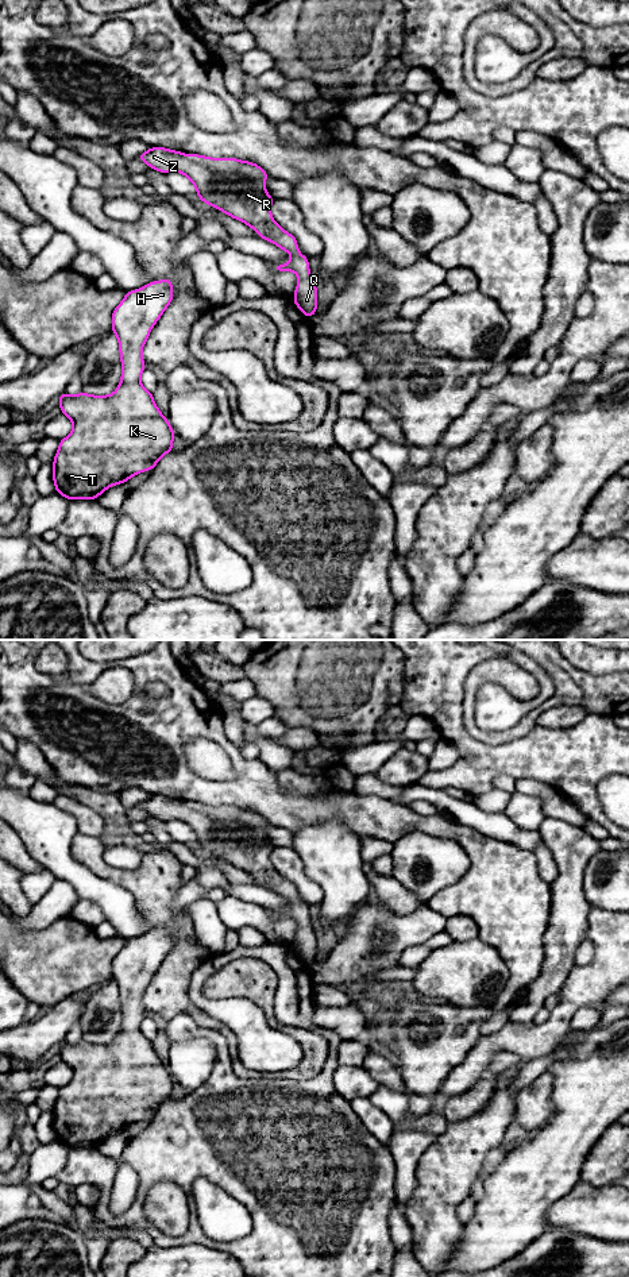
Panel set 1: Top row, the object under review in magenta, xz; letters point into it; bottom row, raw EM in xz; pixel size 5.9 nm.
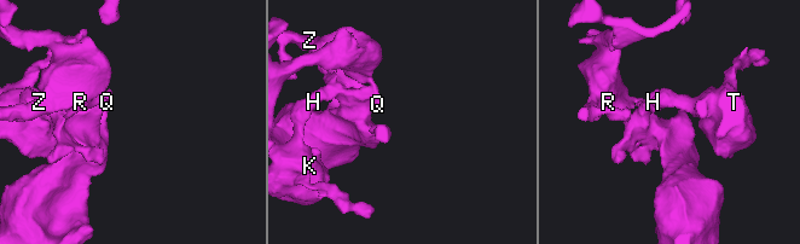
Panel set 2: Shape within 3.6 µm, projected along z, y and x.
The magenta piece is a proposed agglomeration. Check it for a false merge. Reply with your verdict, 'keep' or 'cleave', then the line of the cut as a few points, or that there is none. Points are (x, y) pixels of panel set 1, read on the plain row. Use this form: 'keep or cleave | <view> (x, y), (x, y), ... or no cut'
keep | no cut

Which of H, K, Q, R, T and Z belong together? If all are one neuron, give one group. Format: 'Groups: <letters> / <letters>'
Groups: H K Q R T Z

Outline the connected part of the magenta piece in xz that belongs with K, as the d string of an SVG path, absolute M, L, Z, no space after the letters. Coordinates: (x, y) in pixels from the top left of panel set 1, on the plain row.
M162 927L144 933L138 938L127 940L124 948L112 960L112 980L119 987L121 1006L121 1029L113 1042L90 1043L80 1039L70 1045L67 1041L59 1042L61 1060L73 1069L72 1081L59 1088L58 1100L53 1108L53 1127L58 1142L72 1147L96 1147L108 1135L127 1130L132 1123L153 1118L159 1107L173 1099L173 1087L175 1080L166 1065L162 1064L154 1050L153 1041L140 1031L140 1023L144 1018L142 1006L143 994L151 980L151 976L173 948L173 927Z

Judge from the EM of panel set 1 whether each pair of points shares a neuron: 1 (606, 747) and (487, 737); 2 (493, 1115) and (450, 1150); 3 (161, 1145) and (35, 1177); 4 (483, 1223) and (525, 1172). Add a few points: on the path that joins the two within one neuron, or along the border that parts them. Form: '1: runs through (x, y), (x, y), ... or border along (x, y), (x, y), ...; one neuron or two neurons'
1: border along (536, 724), (524, 735), (501, 744), (482, 743); two neurons
2: runs through (482, 1126), (460, 1148); one neuron
3: border along (69, 1149), (66, 1164), (54, 1176); two neurons
4: runs through (496, 1211), (523, 1184); one neuron

